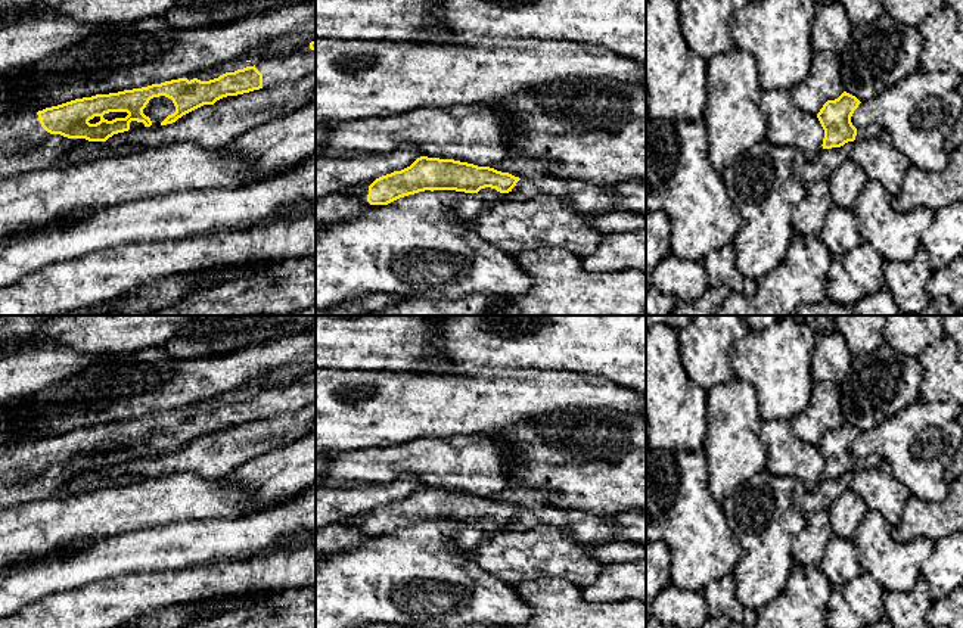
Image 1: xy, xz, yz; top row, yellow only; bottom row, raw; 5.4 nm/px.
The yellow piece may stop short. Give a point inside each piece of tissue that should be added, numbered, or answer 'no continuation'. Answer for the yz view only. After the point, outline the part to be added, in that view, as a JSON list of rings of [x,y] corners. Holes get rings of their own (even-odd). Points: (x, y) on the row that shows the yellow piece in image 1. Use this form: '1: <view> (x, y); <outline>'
1: yz (867, 133); [[[870,125],[866,128],[860,128],[857,130],[857,136],[855,140],[870,140],[873,137],[876,137],[879,133],[882,131],[882,128],[879,125]]]

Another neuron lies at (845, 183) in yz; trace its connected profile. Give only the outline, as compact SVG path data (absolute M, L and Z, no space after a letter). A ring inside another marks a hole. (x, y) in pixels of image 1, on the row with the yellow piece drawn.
M846 159L827 180L832 205L852 209L867 180L866 172L852 159Z

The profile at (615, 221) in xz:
M611 211L603 214L585 215L588 224L600 231L608 233L630 233L646 227L646 215L631 211Z

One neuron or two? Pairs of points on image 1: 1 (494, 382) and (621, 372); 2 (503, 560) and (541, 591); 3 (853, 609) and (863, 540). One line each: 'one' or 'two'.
1: two
2: two
3: two

